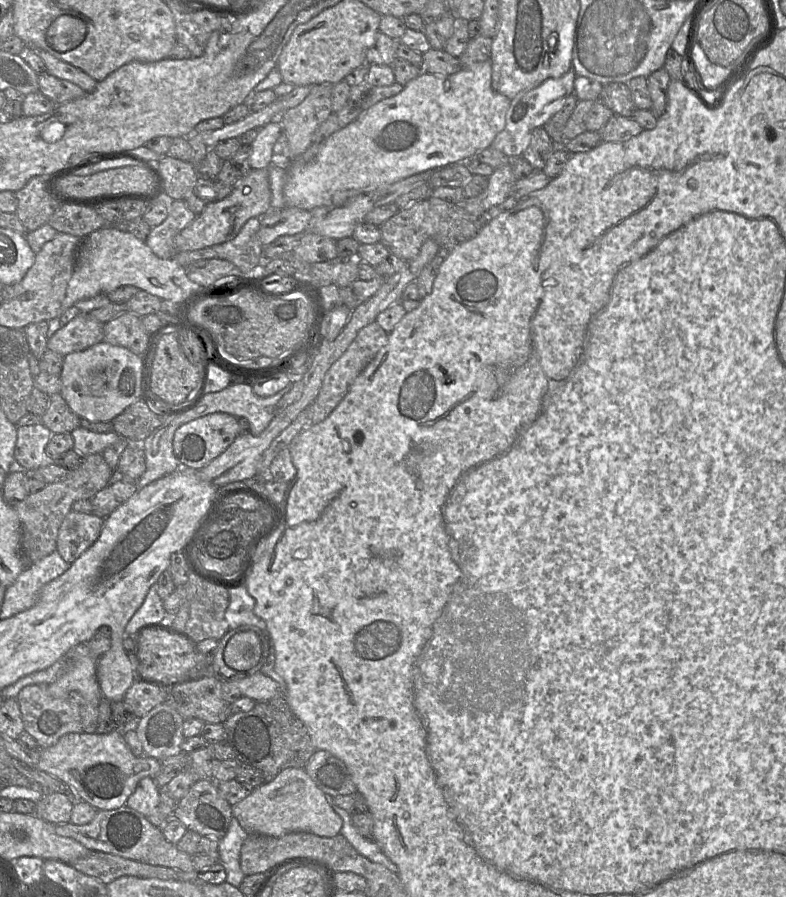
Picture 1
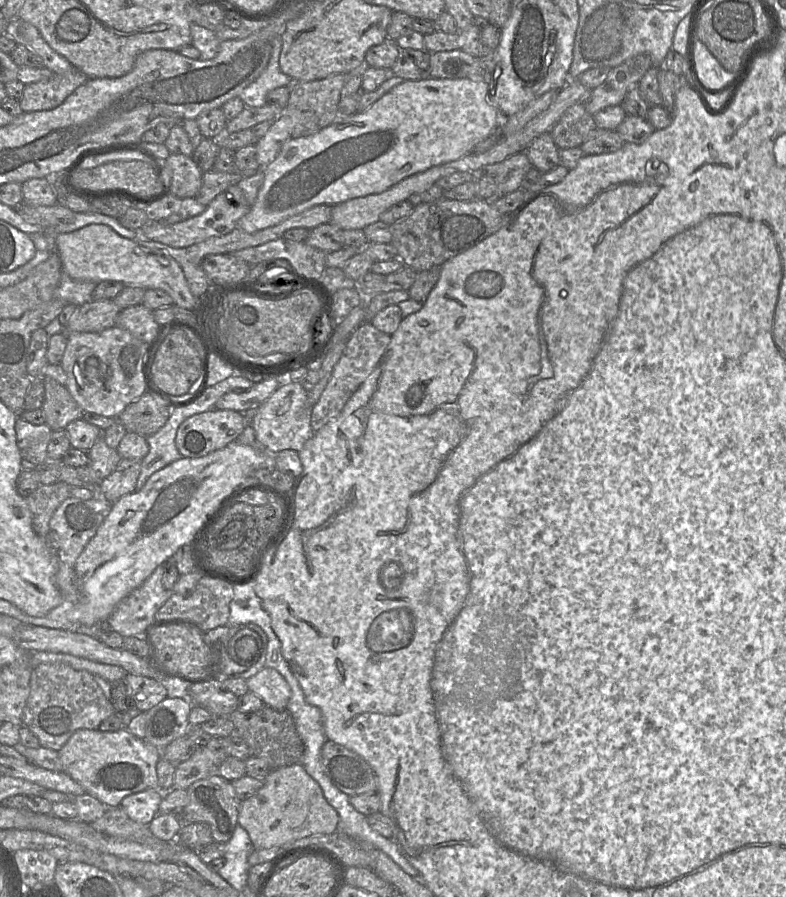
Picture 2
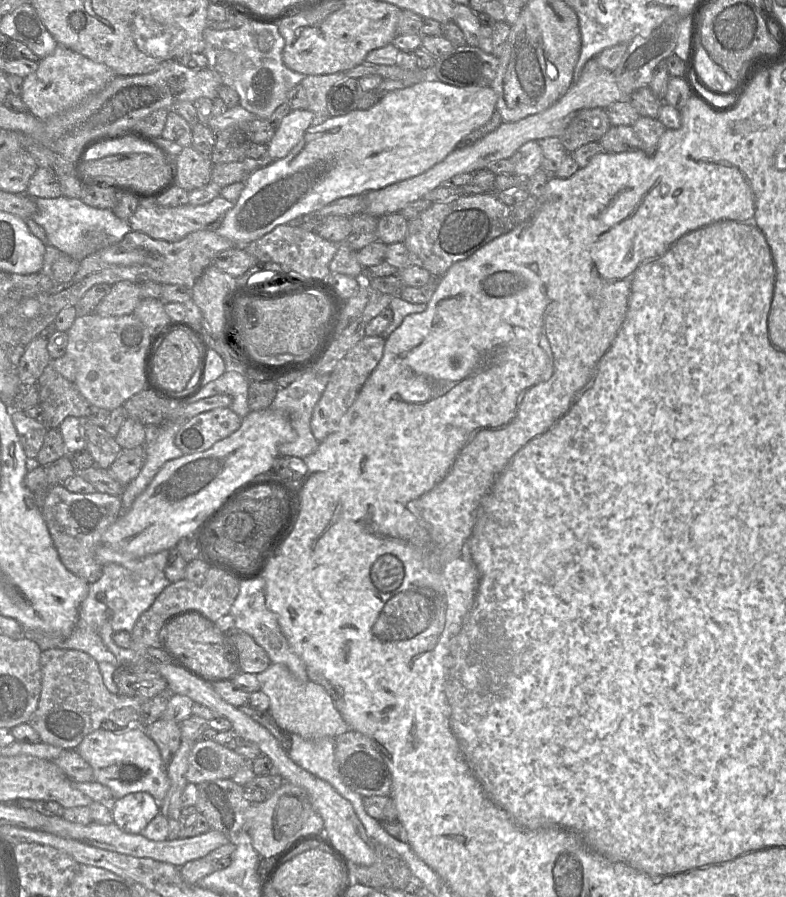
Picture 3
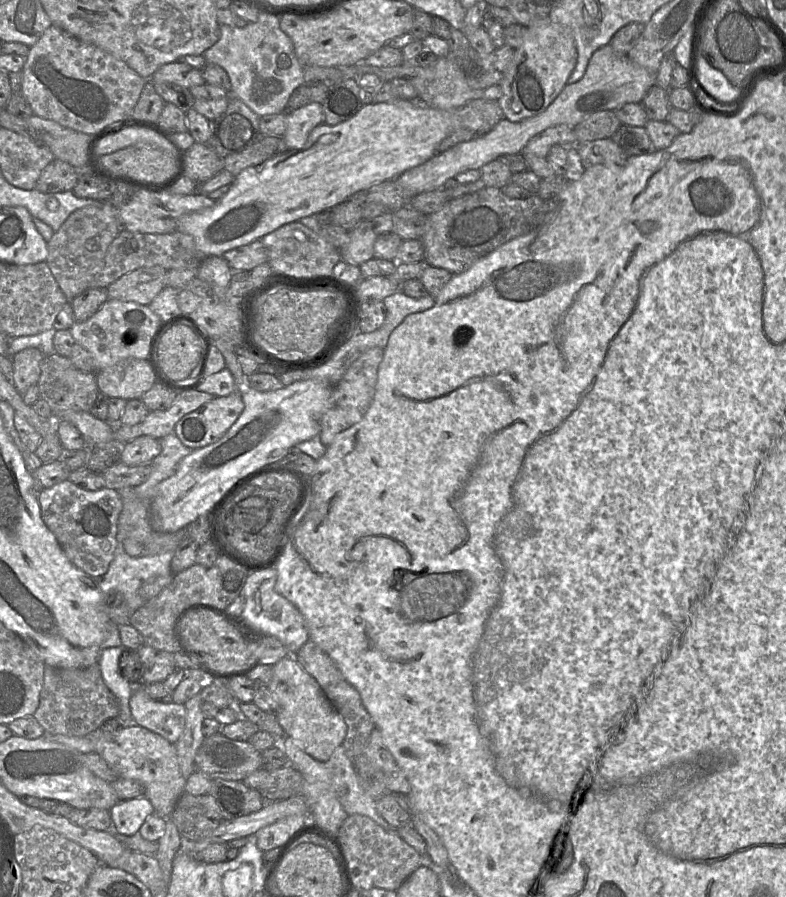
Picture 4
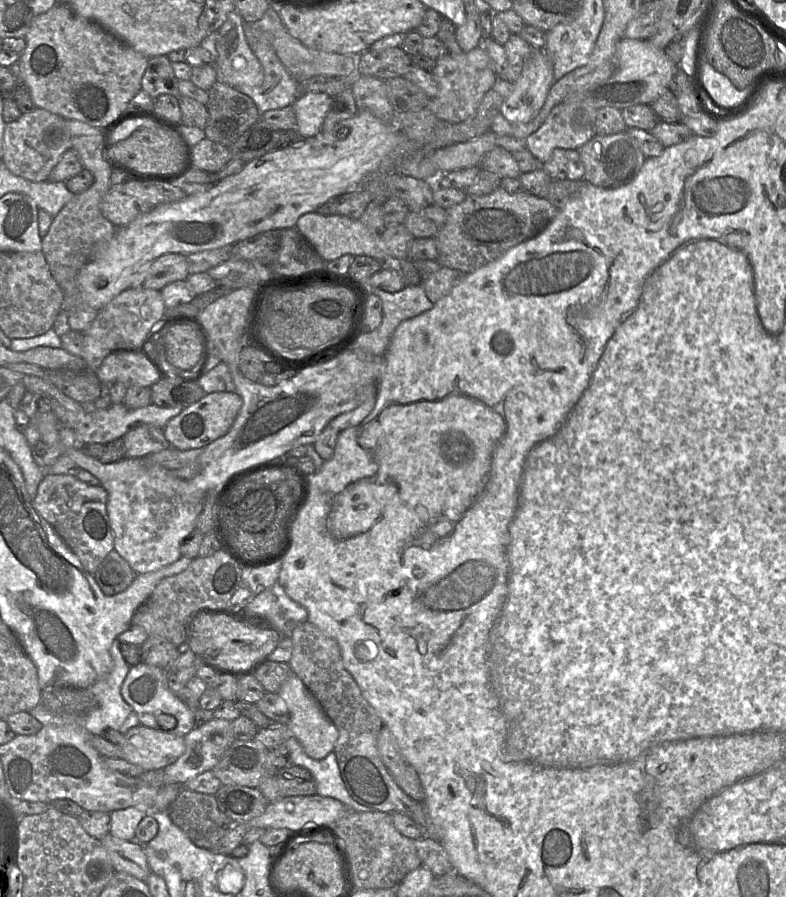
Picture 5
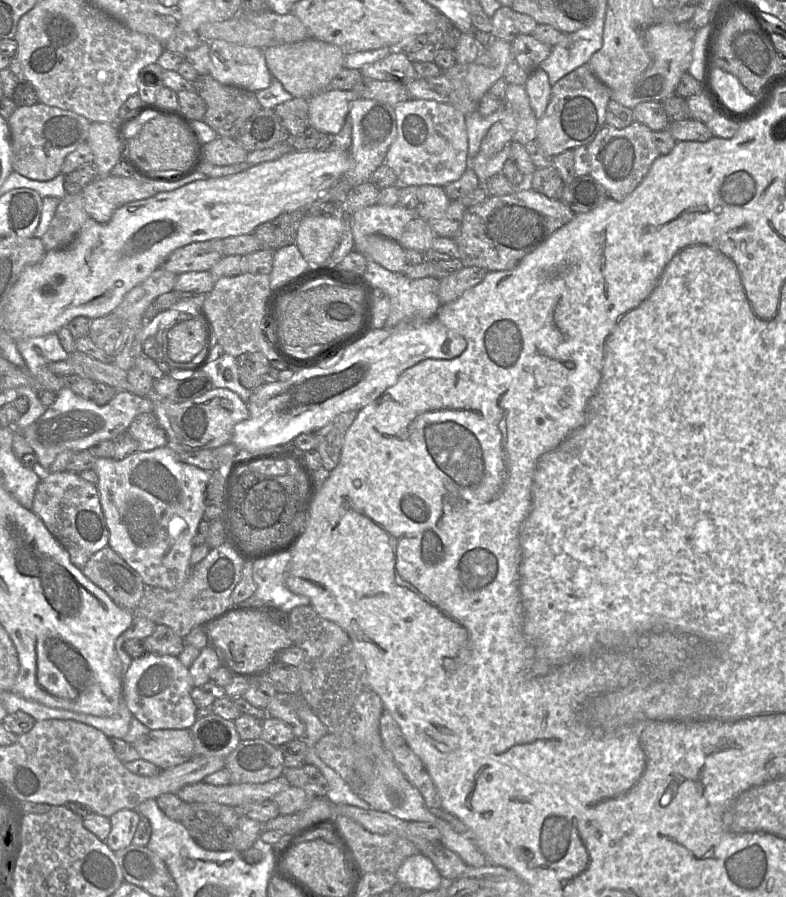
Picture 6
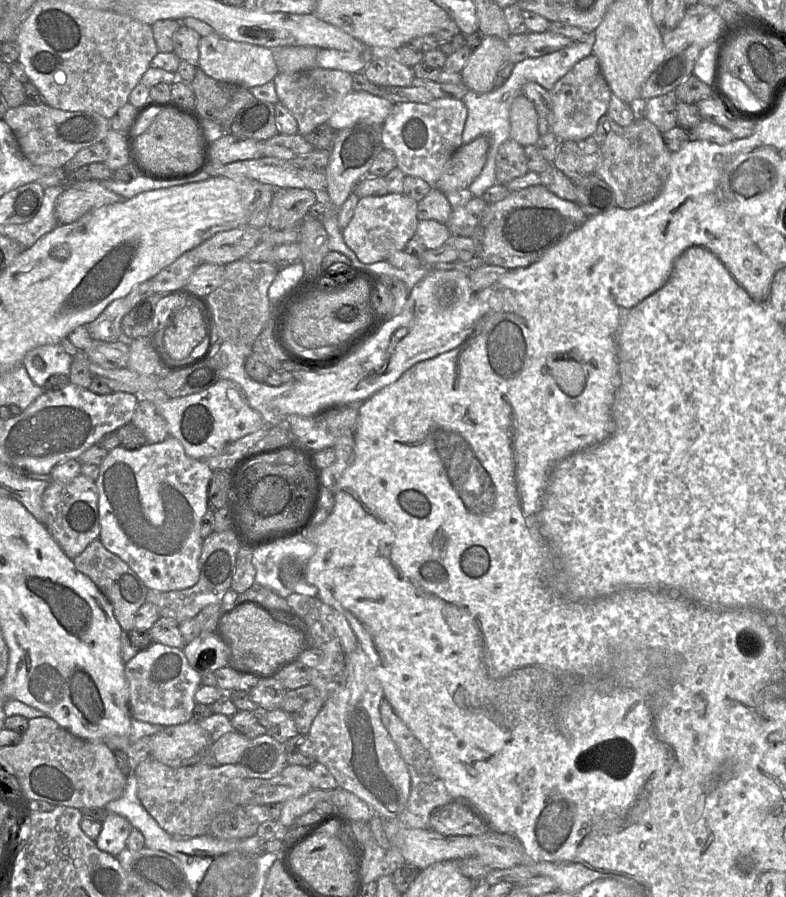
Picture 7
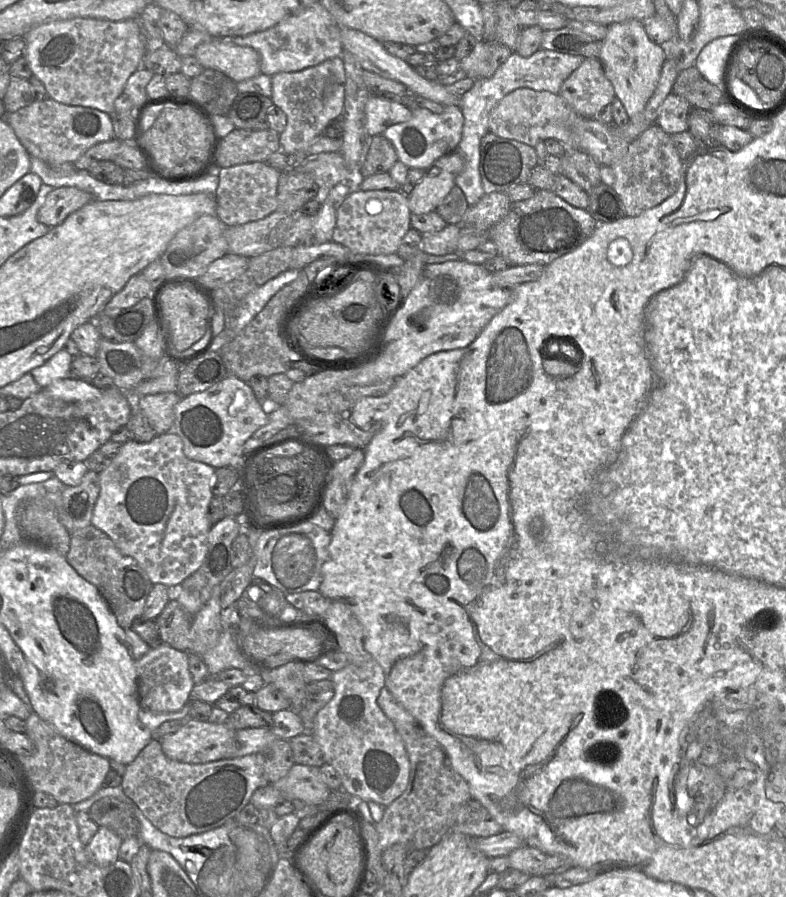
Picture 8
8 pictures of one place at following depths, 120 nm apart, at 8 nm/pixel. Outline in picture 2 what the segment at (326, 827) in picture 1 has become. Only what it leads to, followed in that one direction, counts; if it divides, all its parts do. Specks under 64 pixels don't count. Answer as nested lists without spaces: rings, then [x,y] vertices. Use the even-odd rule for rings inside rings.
[[[300,763],[273,769],[258,792],[241,802],[238,814],[238,825],[246,830],[254,849],[280,847],[312,835],[330,835],[337,831],[338,823],[338,813]]]

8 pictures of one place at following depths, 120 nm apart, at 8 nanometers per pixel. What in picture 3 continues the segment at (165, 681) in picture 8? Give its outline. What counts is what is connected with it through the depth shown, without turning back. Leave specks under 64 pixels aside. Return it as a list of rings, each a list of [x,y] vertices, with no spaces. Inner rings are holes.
[[[159,718],[147,726],[145,731],[158,746],[162,761],[167,767],[181,743],[180,723]]]

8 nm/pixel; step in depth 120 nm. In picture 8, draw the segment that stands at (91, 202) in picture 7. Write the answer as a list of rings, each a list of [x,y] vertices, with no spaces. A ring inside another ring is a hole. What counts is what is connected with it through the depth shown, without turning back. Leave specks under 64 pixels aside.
[[[76,187],[54,188],[39,209],[37,219],[50,228],[56,227],[93,199],[91,193]]]

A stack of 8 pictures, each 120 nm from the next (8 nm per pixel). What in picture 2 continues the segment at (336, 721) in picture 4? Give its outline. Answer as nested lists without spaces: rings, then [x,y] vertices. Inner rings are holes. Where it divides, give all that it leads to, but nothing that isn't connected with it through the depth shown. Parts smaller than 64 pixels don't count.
[[[263,668],[246,679],[249,691],[258,695],[265,705],[285,710],[291,697],[291,688],[285,678],[273,668]]]

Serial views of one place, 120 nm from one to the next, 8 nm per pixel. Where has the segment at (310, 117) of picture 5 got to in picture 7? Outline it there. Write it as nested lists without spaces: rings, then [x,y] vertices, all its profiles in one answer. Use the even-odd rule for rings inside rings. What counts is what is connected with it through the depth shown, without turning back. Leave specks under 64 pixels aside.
[[[351,91],[327,121],[337,131],[366,122],[383,125],[394,104],[367,92]]]

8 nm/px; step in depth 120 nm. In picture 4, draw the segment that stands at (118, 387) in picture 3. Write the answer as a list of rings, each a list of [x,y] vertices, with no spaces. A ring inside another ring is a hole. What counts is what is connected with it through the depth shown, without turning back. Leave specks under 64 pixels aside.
[[[108,298],[90,318],[75,321],[69,330],[76,344],[91,353],[100,371],[125,359],[147,360],[152,337],[160,323],[148,305]]]

